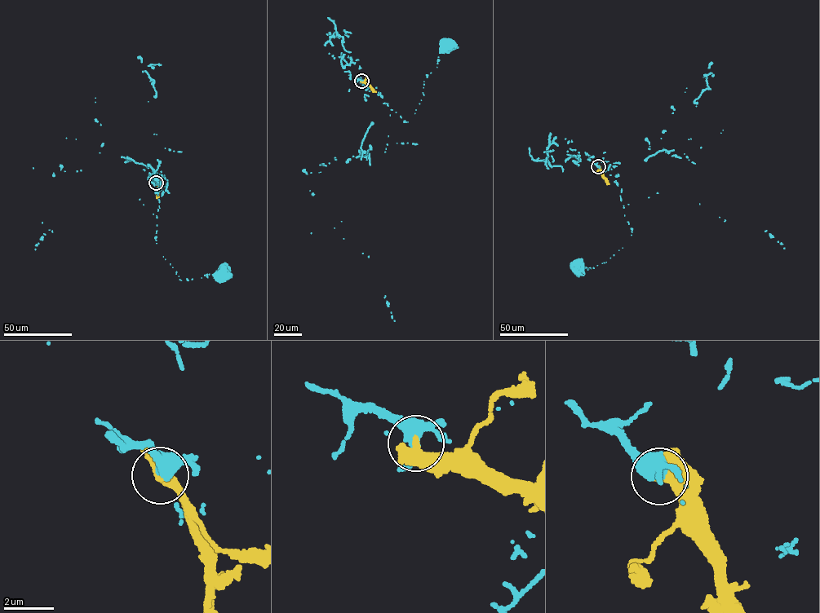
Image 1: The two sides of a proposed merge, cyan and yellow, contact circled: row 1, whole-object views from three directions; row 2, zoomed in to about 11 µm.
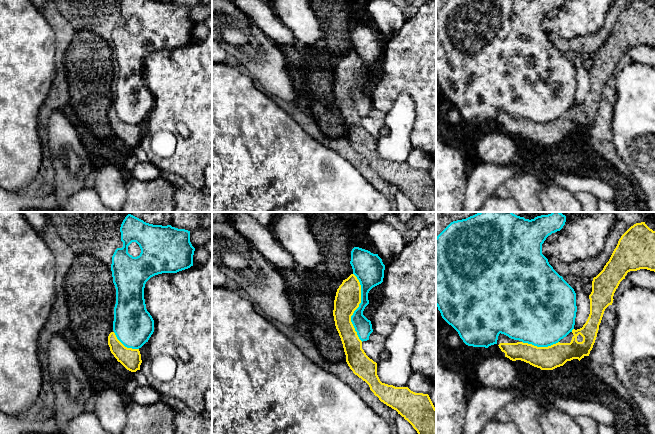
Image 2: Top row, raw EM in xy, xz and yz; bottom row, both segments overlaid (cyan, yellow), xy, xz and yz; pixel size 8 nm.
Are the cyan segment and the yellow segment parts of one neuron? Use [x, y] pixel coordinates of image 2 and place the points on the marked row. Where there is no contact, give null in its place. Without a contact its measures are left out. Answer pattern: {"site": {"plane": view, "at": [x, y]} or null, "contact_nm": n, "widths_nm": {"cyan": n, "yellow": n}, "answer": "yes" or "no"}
{"site": {"plane": "xz", "at": [358, 307]}, "contact_nm": 550, "widths_nm": {"cyan": 160, "yellow": 200}, "answer": "no"}

